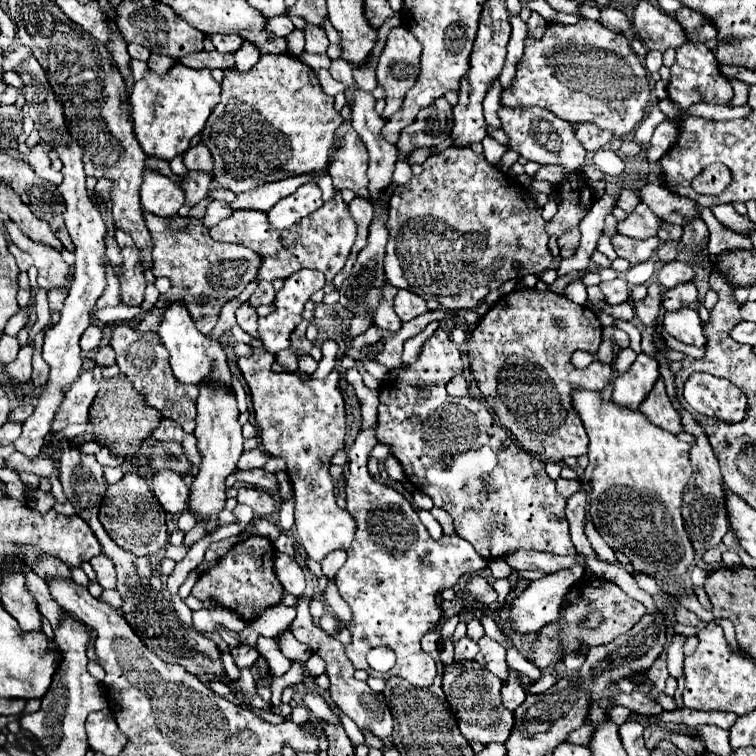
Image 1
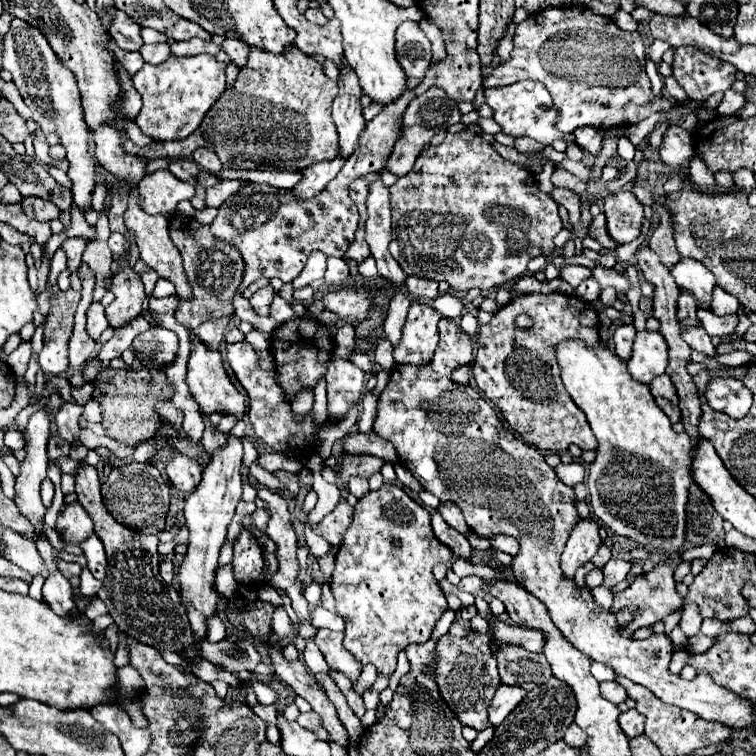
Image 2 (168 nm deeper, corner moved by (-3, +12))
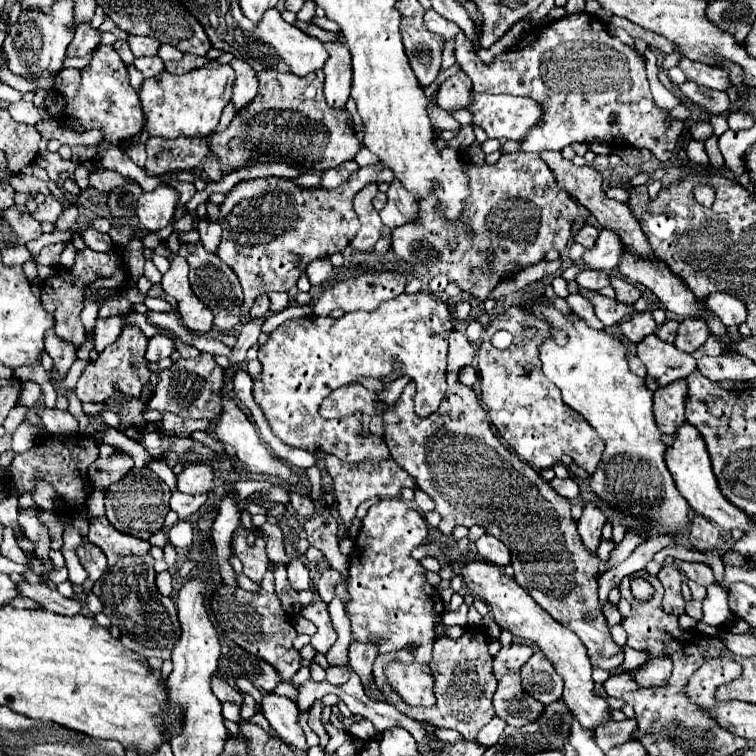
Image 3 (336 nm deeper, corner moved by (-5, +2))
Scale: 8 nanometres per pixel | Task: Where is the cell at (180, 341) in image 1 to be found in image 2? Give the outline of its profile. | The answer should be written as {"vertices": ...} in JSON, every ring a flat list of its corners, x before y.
{"vertices":[[192,330,190,332,190,356,188,356,188,374,186,374,186,384,196,398,198,406,202,412,212,414,212,412,226,412,226,414,236,414,238,418,244,416,244,396,238,392,238,388,230,382,228,372,224,368,222,356,218,350,210,350,206,344,202,344]]}

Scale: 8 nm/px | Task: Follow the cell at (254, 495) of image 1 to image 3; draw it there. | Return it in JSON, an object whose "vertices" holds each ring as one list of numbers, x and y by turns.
{"vertices":[[284,540,284,544,286,544,286,554,292,558,292,562,288,564,288,582,290,582,290,586,298,592,304,590,304,588,310,588,310,578,308,578,306,566,298,560,294,546,288,540]]}

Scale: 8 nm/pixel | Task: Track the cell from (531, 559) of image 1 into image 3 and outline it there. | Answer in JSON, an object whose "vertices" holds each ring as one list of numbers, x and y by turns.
{"vertices":[[484,534,482,538,476,540,476,550,484,560,488,560,492,564,498,564,498,566,510,564,510,550,498,538,494,538,490,534]]}

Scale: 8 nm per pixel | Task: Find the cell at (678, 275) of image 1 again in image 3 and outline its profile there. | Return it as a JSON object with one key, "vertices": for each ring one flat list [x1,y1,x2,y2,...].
{"vertices":[[718,292,718,294,708,296,704,302,710,306,710,310,714,310,714,314,718,314,718,318,724,322,724,326,740,326,748,318,746,304,730,294]]}

